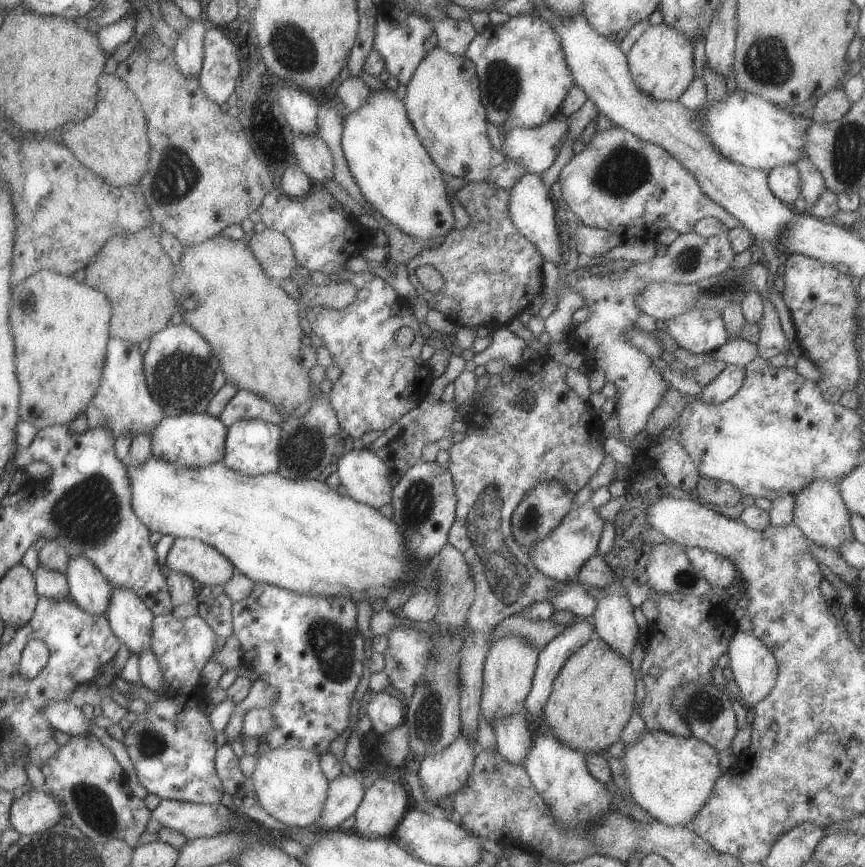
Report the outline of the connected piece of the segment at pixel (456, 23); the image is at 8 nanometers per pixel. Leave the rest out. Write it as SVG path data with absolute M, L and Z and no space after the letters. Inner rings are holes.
M445 18L445 20L429 20L431 30L435 32L436 45L453 56L464 56L469 42L475 38L475 28L469 21Z

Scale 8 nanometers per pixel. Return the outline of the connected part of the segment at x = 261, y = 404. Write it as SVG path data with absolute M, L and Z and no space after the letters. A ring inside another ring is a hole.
M238 390L223 407L219 420L229 428L231 424L238 420L262 420L271 424L281 424L281 414L279 410L269 404L267 400L259 398L248 390Z

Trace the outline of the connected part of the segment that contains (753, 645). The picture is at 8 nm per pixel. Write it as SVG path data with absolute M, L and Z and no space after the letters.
M743 631L734 633L731 640L729 640L729 644L727 644L726 653L728 665L731 669L730 676L739 689L737 699L747 706L747 709L754 708L775 686L777 667L773 654L759 638L755 638L752 633Z

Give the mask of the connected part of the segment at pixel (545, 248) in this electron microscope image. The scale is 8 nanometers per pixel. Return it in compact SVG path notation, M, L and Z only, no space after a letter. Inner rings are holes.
M537 173L523 174L519 180L509 189L509 218L512 224L517 228L519 234L523 234L535 248L537 252L543 256L545 260L549 260L558 266L560 261L565 261L566 255L560 255L559 248L561 248L559 240L559 230L557 225L559 222L556 219L553 210L554 202L551 202L550 190L545 188L543 182Z

